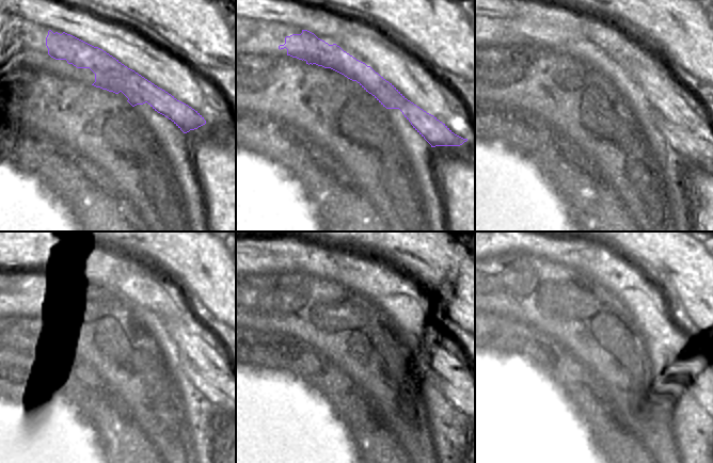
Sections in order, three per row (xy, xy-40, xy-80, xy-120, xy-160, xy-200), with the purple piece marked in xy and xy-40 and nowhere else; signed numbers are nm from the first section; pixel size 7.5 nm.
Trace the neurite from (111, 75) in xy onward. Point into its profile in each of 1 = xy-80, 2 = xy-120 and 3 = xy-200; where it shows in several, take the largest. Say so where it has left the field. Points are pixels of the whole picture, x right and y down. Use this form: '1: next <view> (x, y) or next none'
1: next xy-80 (691, 147)
2: next xy-120 (214, 386)
3: next xy-200 (692, 396)

